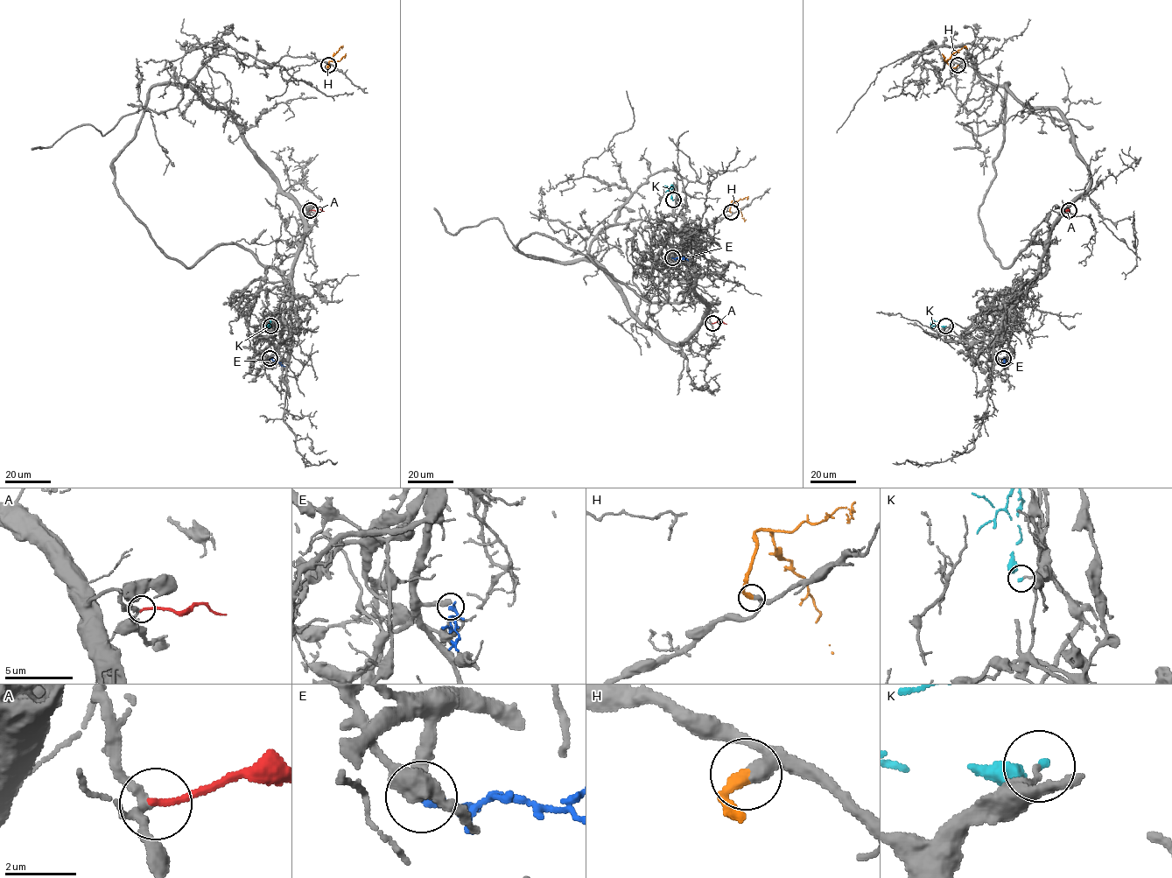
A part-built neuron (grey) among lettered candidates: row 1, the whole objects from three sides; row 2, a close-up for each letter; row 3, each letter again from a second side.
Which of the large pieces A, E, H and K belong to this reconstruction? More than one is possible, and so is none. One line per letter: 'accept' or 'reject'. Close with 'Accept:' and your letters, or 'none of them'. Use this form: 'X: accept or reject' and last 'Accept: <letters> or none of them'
A: reject
E: reject
H: accept
K: accept
Accept: H, K

